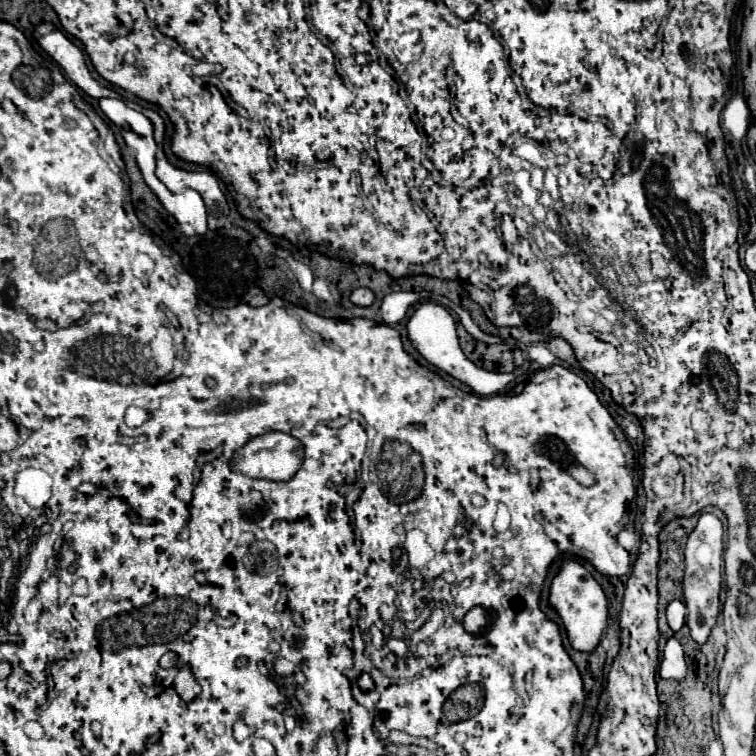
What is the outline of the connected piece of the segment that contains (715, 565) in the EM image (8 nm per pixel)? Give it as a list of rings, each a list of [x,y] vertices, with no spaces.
[[[703,512],[697,526],[689,534],[685,546],[685,578],[683,578],[683,594],[685,606],[679,600],[671,600],[667,604],[667,624],[673,632],[679,632],[685,622],[685,608],[687,608],[687,626],[691,616],[691,638],[697,644],[707,642],[711,628],[715,626],[717,614],[721,610],[720,592],[722,590],[723,568],[723,524],[715,514]]]

